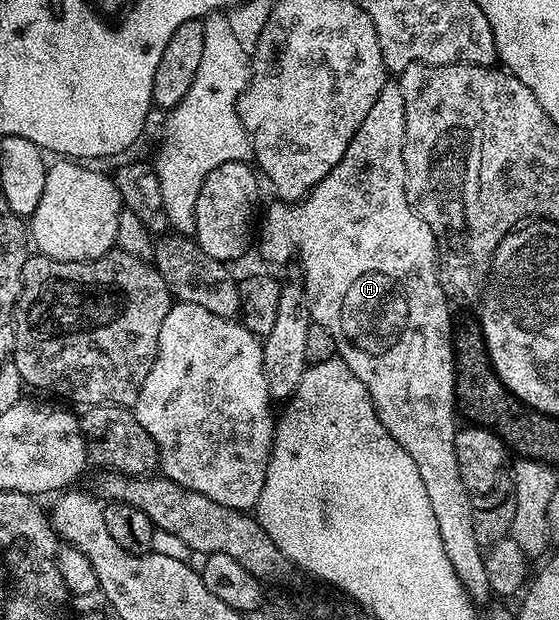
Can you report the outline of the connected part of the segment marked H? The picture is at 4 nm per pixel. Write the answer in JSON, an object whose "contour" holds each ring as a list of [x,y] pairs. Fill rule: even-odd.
{"contour":[[[388,81],[383,84],[377,101],[373,101],[373,109],[369,109],[365,121],[361,121],[361,129],[357,129],[357,133],[353,133],[353,141],[349,141],[349,149],[345,149],[345,157],[341,157],[341,161],[337,161],[334,169],[311,190],[311,194],[294,205],[282,201],[275,201],[270,204],[267,211],[269,221],[266,222],[265,242],[262,243],[261,251],[264,253],[264,260],[268,264],[271,264],[274,259],[286,258],[288,252],[297,256],[297,266],[299,265],[300,269],[303,270],[301,286],[307,296],[307,308],[311,310],[312,320],[332,335],[333,341],[336,342],[338,358],[342,359],[347,368],[358,377],[361,385],[365,385],[365,389],[371,398],[371,404],[375,406],[375,415],[379,419],[380,425],[391,434],[396,445],[405,449],[405,453],[409,453],[409,457],[413,457],[417,473],[421,477],[422,484],[425,485],[425,494],[429,496],[429,505],[433,508],[433,517],[437,517],[437,529],[441,533],[445,553],[449,557],[461,585],[467,590],[467,594],[476,601],[482,601],[486,595],[492,594],[492,589],[485,577],[485,561],[483,560],[485,551],[481,546],[479,536],[475,534],[475,519],[473,514],[471,515],[473,496],[470,491],[465,489],[457,469],[457,453],[455,452],[455,433],[457,430],[457,422],[455,423],[455,415],[457,419],[455,348],[453,346],[453,330],[451,331],[451,311],[447,308],[449,306],[447,292],[444,291],[443,284],[439,282],[435,235],[431,231],[431,226],[419,218],[411,200],[407,198],[407,174],[403,160],[404,141],[405,97],[401,97],[398,82]]]}

